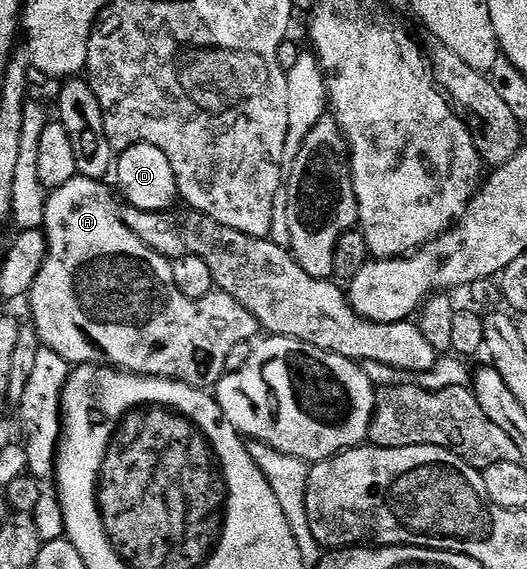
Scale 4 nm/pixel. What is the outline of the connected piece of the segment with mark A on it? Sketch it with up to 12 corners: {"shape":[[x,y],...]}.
{"shape":[[99,178],[44,199],[31,325],[69,364],[212,388],[256,318],[187,298]]}

